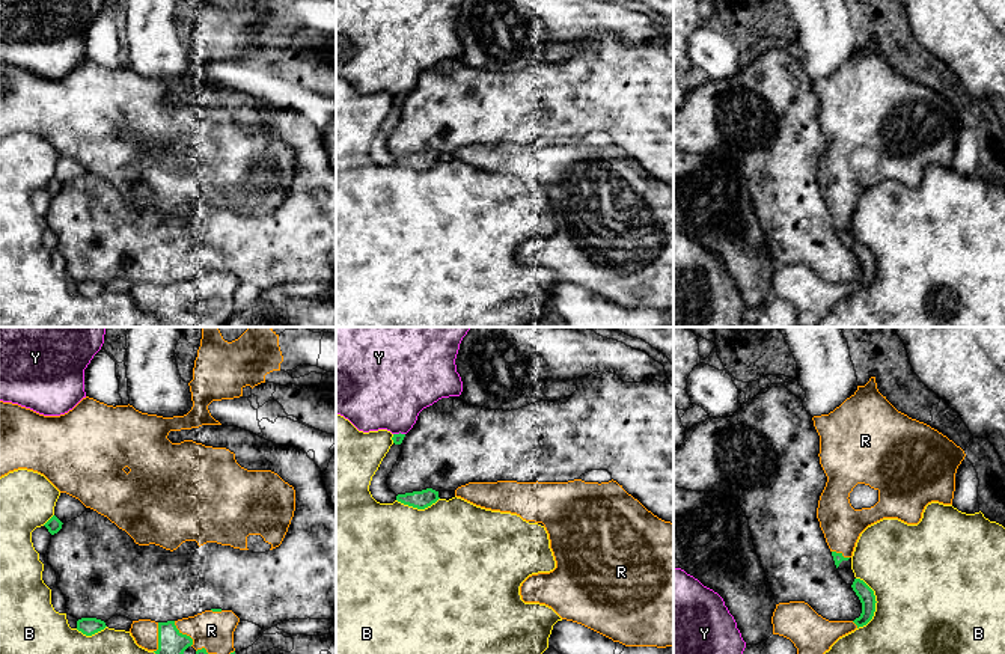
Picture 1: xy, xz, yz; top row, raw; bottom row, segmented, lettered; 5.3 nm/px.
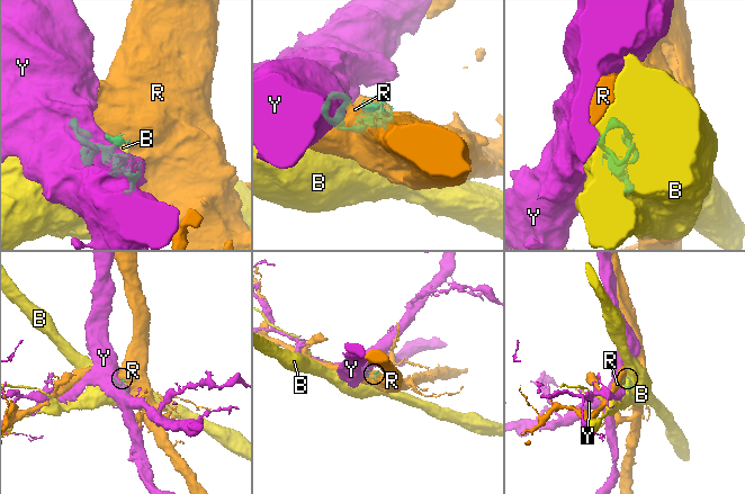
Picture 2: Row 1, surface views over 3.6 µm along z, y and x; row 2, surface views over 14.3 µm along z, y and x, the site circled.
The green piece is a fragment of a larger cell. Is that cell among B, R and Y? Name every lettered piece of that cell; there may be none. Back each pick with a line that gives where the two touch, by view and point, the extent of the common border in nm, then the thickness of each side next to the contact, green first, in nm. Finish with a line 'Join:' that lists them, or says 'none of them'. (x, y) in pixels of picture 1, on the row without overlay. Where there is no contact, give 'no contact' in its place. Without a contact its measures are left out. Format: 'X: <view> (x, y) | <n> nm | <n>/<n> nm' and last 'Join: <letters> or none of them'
R: xy (184, 297) | 170 nm | 150/200 nm
Join: R

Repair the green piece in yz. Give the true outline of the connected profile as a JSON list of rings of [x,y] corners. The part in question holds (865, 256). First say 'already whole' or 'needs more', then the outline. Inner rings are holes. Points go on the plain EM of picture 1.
needs more | [[[854,241],[851,250],[862,265],[862,276],[854,283],[829,283],[805,264],[776,267],[771,279],[773,297],[794,306],[799,327],[817,327],[839,300],[872,282],[877,265],[874,253],[860,241]]]

